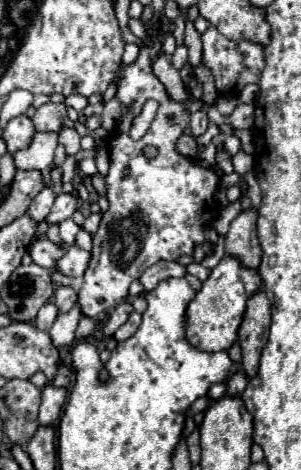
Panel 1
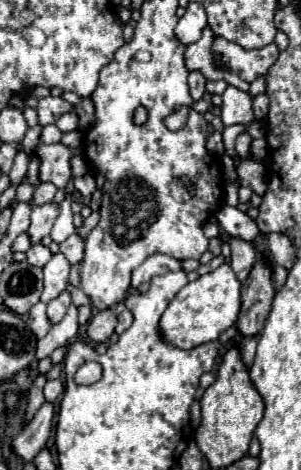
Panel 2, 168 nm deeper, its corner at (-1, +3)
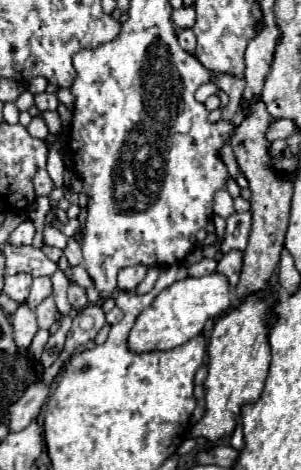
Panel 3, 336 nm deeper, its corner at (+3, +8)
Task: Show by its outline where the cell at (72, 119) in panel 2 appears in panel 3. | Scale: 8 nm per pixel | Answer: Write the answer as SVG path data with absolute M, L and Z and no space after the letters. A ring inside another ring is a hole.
M39 112L39 116L43 118L43 122L47 124L51 134L61 134L61 120L57 112Z

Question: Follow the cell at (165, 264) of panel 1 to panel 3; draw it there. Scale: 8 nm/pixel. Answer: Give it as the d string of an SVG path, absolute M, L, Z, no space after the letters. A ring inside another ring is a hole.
M129 266L129 268L123 268L119 272L119 278L117 278L117 286L119 290L125 290L125 292L135 292L137 284L145 278L149 266Z

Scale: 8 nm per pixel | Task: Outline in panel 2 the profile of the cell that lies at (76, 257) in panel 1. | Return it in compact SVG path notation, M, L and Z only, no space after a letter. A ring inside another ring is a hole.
M59 251L51 257L51 261L43 267L45 273L45 289L41 295L41 301L49 303L51 299L55 299L67 285L69 279L69 271L71 271L71 263L67 261L67 257Z

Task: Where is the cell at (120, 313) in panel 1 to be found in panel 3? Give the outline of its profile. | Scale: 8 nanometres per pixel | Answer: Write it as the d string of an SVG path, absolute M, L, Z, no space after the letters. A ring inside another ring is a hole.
M87 304L75 318L73 318L73 326L67 334L67 342L63 352L59 354L59 358L55 360L53 366L49 366L43 374L41 380L45 384L51 384L55 380L55 376L59 374L61 366L75 354L75 350L81 350L81 346L85 346L89 340L95 338L95 334L105 326L105 312L101 310L99 304Z

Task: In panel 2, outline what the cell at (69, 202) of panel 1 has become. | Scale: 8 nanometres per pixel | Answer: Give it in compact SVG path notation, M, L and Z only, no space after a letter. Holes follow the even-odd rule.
M45 203L41 207L33 207L33 215L31 215L31 227L29 227L29 235L31 235L31 243L41 243L41 239L45 235L51 233L53 221L59 215L59 205L57 203Z

